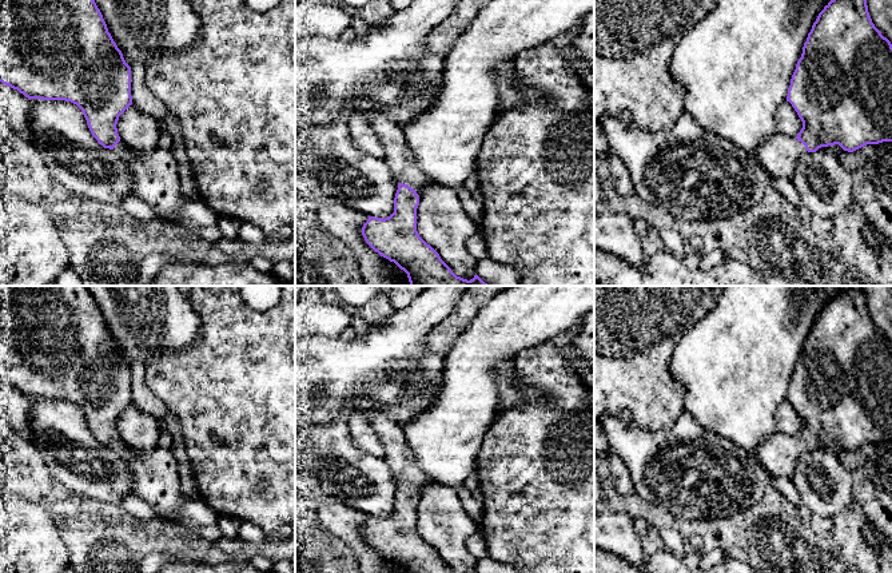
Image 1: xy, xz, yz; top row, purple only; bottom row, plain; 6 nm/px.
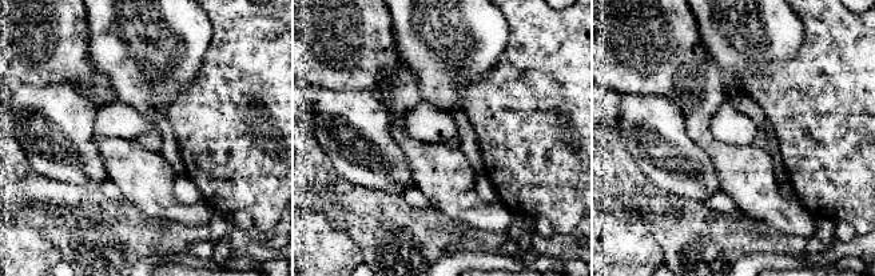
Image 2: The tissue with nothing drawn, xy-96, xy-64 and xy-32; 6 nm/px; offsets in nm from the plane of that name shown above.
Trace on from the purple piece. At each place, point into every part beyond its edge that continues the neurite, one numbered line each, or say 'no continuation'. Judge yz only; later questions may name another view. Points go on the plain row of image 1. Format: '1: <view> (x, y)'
1: yz (779, 453)

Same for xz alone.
1: xz (399, 458)

